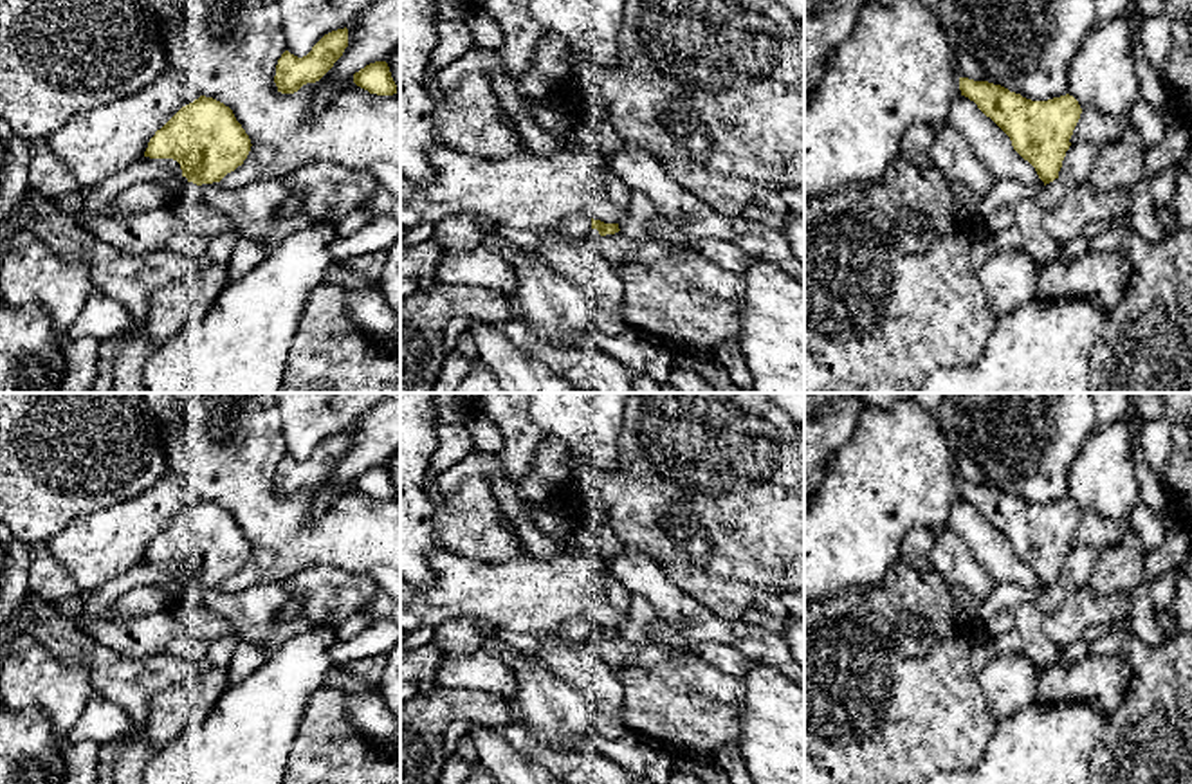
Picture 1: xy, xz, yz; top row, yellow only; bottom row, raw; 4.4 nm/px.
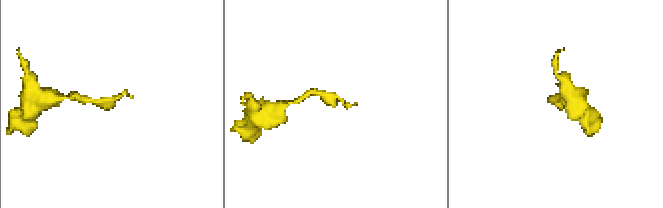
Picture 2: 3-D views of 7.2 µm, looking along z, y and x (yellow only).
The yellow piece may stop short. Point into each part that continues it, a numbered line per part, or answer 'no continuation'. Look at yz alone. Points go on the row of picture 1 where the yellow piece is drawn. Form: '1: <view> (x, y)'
no continuation

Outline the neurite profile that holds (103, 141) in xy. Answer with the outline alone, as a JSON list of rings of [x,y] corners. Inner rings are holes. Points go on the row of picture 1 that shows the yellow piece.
[[[168,65],[144,90],[74,115],[54,133],[45,137],[45,141],[50,151],[67,164],[79,189],[92,189],[144,157],[155,132],[182,106],[200,96],[193,83],[180,77],[179,72]]]

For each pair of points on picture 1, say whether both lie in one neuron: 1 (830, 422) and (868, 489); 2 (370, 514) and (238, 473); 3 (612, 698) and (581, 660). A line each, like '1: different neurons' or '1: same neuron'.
1: different neurons
2: same neuron
3: same neuron

